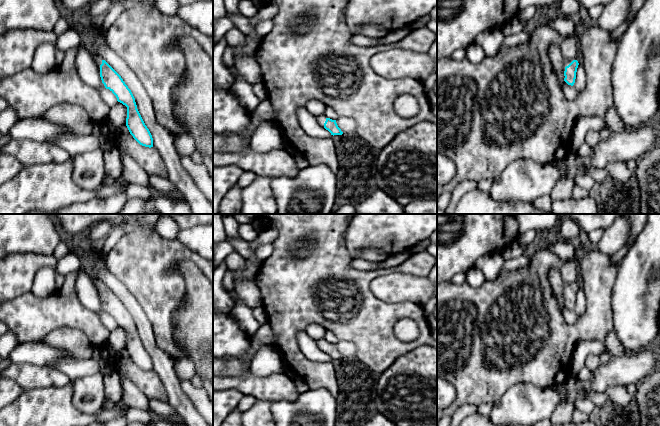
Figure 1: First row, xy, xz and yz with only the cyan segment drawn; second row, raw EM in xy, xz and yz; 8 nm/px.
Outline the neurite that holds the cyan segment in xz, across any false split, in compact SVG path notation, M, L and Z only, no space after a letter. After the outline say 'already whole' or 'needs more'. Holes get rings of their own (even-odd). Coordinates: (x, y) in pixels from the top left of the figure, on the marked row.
M324 114L316 117L317 122L324 127L326 130L328 130L331 135L342 135L343 132L338 127L336 120L332 120L330 118L327 118Z; needs more

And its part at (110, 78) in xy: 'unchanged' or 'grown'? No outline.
grown

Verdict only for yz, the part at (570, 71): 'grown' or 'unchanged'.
grown

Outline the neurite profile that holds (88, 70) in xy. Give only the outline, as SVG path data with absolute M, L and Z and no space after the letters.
M81 45L76 53L75 64L82 81L91 88L104 88L100 77L100 69L91 56L86 45Z

